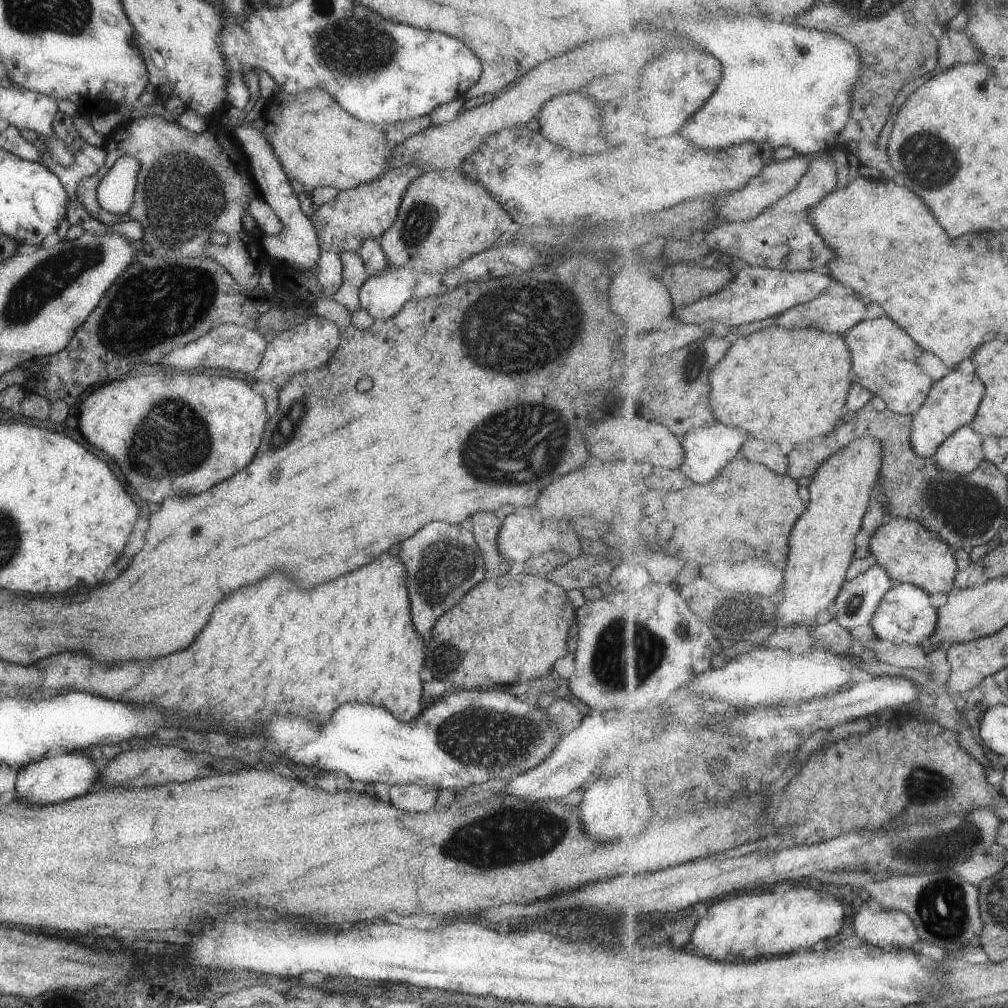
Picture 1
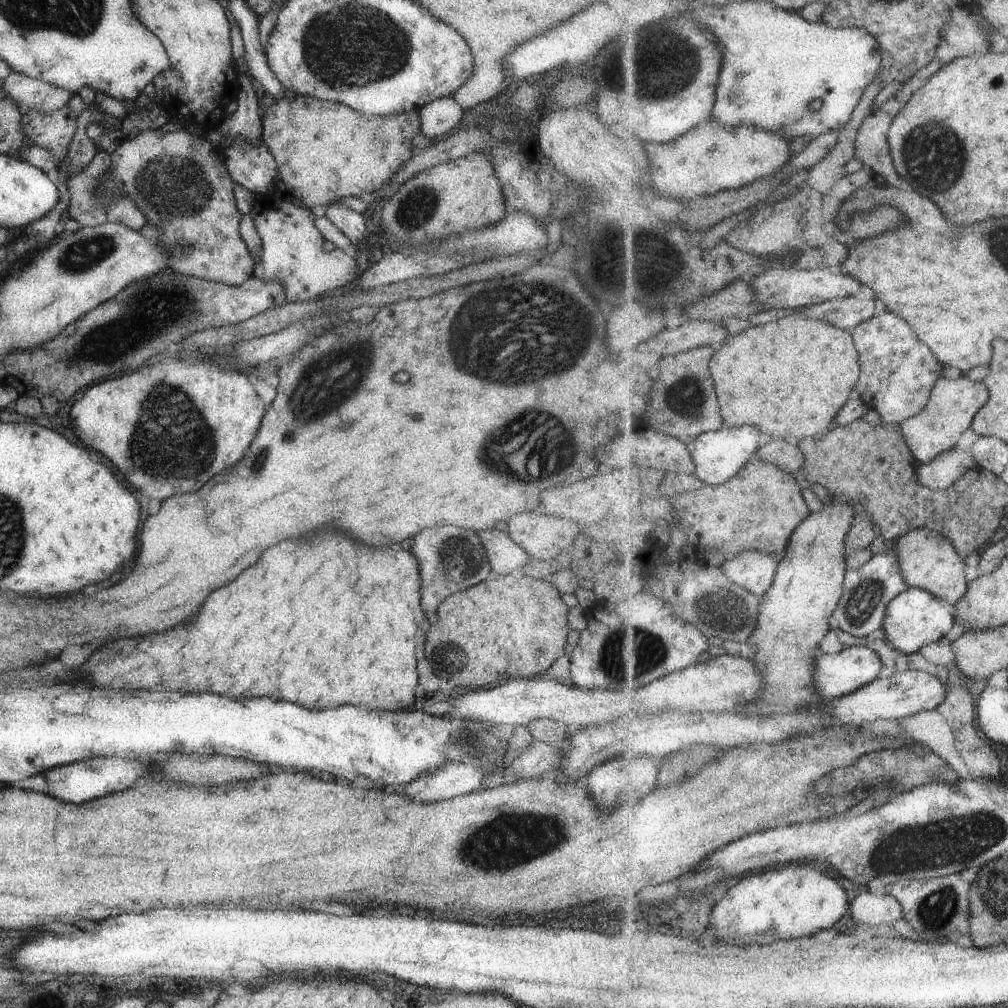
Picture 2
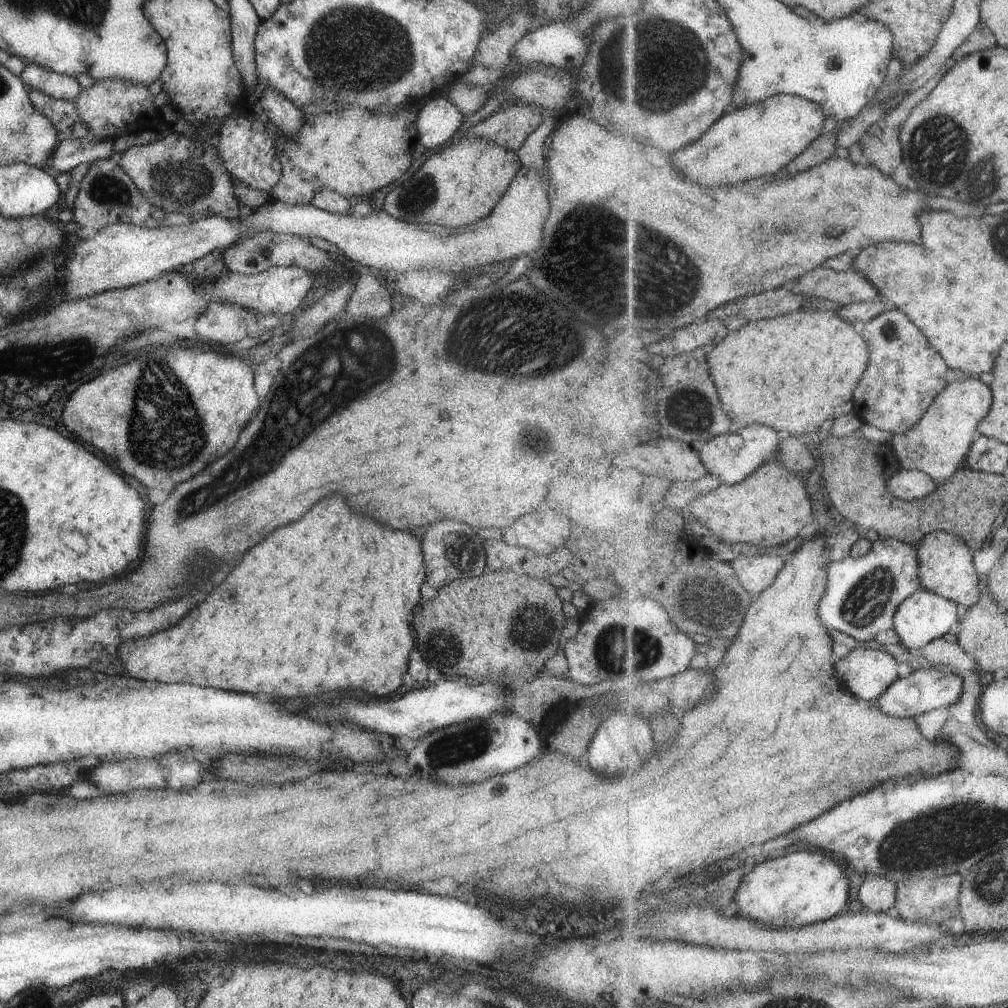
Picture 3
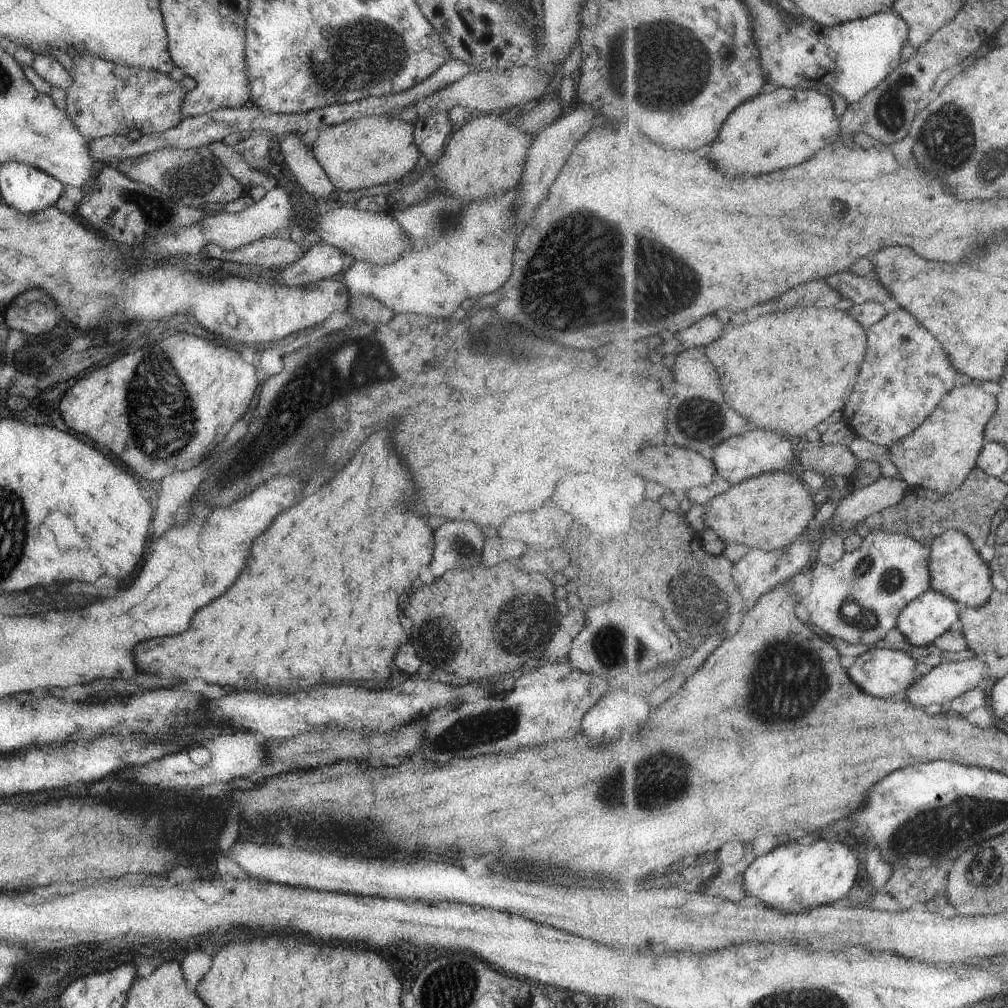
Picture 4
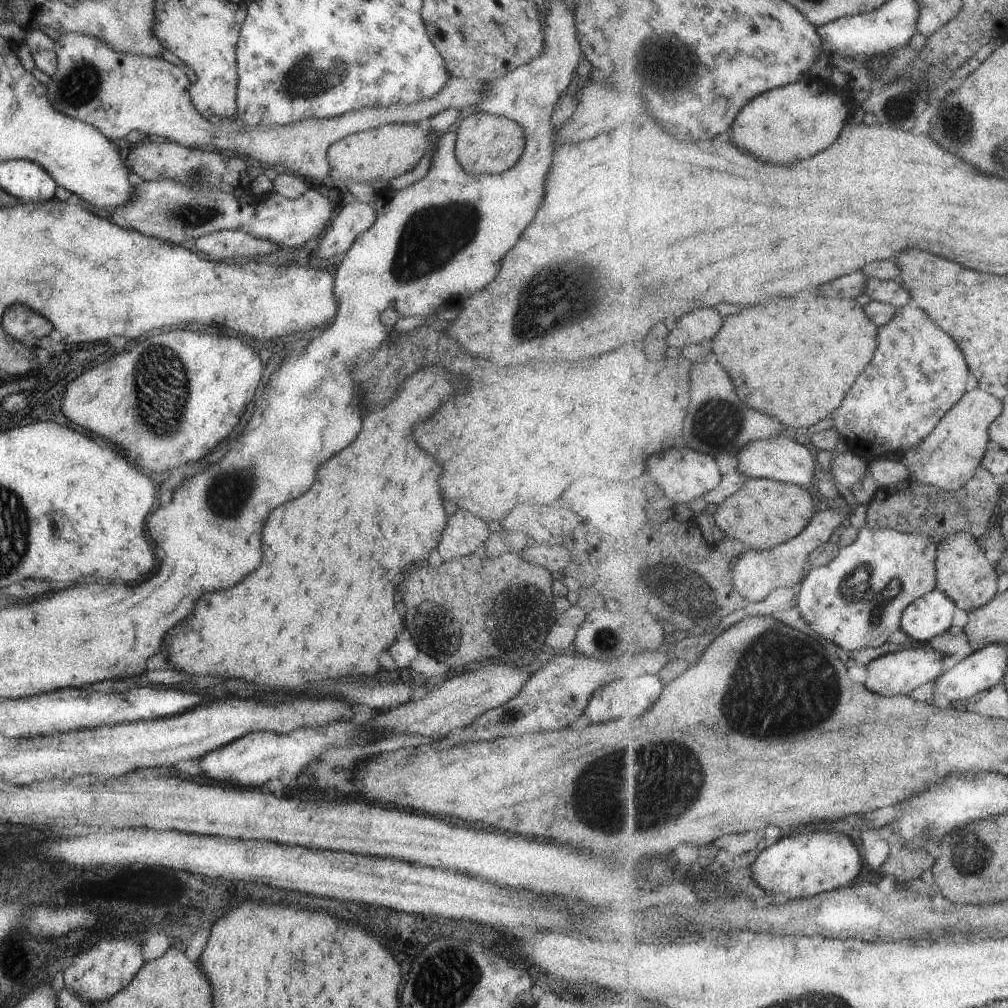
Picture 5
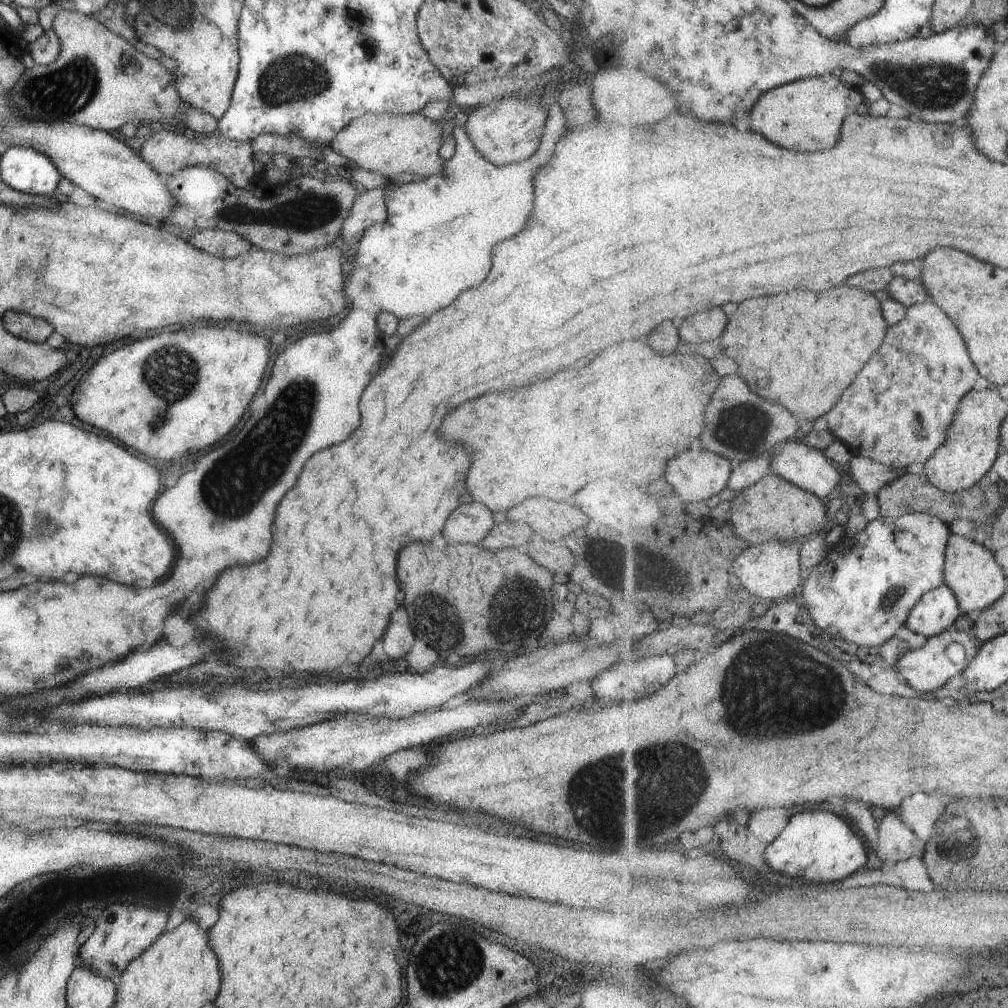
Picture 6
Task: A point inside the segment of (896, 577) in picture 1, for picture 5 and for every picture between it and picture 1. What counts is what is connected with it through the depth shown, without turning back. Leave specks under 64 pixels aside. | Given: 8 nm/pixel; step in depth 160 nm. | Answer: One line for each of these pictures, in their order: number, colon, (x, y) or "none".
2: (928, 560)
3: (947, 567)
4: (957, 569)
5: (965, 573)

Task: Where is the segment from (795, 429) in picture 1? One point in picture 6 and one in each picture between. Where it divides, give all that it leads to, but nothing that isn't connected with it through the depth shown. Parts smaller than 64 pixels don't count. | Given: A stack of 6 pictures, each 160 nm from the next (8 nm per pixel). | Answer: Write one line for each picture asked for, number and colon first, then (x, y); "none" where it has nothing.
2: (762, 375)
3: (815, 360)
4: (786, 373)
5: (807, 372)
6: (790, 328)

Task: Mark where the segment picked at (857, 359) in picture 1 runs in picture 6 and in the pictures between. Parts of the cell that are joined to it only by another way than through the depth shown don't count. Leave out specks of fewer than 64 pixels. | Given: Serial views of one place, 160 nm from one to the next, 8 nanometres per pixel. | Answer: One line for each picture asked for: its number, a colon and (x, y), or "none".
2: (899, 372)
3: (905, 373)
4: (907, 374)
5: (881, 417)
6: (898, 412)

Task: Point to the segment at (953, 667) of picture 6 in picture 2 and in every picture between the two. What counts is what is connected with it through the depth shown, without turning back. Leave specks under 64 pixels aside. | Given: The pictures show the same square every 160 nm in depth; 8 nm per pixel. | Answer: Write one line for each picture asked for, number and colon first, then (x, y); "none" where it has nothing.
2: (837, 674)
3: (866, 672)
4: (881, 672)
5: (896, 673)

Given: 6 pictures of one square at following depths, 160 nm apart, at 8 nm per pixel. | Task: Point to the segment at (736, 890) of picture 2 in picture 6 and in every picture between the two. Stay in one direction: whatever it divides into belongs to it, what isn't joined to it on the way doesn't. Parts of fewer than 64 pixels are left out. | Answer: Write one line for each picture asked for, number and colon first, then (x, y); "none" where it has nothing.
3: (802, 888)
4: (793, 878)
5: (804, 865)
6: (821, 847)

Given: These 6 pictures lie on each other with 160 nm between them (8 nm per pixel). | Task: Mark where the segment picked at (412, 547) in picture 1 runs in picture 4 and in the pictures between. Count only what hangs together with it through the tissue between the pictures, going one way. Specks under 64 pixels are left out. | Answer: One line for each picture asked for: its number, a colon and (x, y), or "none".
2: (450, 559)
3: (450, 550)
4: (457, 544)

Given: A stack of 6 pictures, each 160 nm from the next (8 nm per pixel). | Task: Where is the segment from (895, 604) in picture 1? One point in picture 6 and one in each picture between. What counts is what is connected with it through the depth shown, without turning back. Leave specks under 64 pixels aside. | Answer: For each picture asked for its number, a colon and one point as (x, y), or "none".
2: (914, 619)
3: (925, 616)
4: (923, 621)
5: (930, 616)
6: (938, 610)

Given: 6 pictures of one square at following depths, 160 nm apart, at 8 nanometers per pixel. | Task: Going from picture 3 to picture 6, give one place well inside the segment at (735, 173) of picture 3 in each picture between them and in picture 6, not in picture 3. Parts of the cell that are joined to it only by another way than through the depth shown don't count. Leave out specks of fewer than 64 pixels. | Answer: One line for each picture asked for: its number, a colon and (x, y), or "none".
4: (779, 128)
5: (789, 123)
6: (807, 115)

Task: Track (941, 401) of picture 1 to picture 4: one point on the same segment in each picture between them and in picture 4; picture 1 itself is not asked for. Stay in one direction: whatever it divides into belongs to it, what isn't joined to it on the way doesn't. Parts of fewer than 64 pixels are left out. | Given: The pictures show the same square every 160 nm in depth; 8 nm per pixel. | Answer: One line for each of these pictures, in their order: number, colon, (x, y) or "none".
2: (937, 428)
3: (938, 444)
4: (940, 455)

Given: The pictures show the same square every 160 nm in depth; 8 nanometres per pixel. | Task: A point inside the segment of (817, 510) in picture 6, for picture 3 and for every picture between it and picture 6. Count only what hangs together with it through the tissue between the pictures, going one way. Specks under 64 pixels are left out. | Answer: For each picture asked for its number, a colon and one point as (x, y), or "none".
3: (770, 508)
4: (771, 511)
5: (763, 513)

